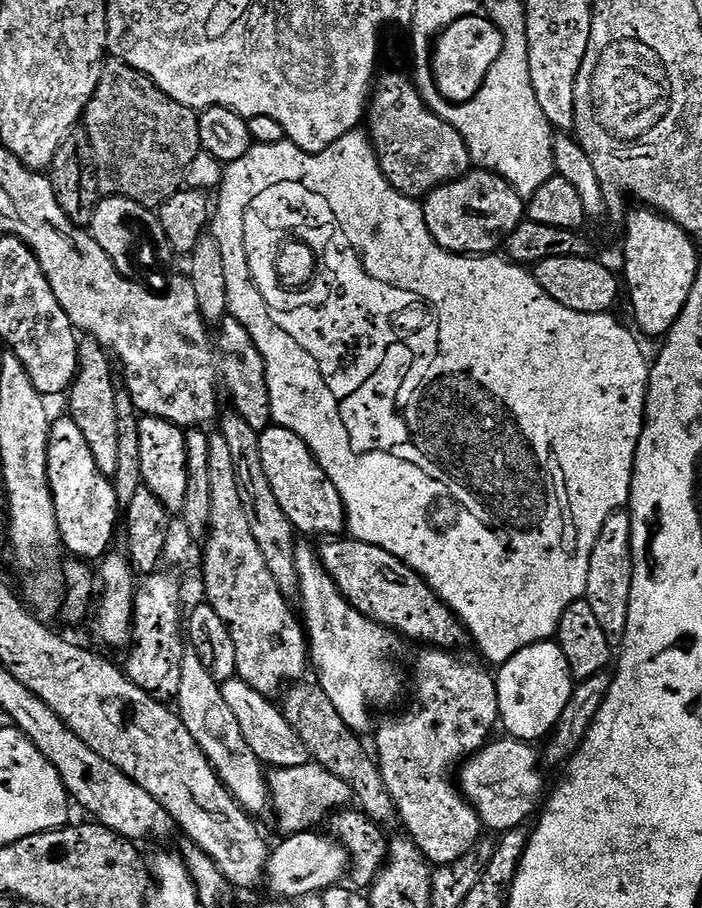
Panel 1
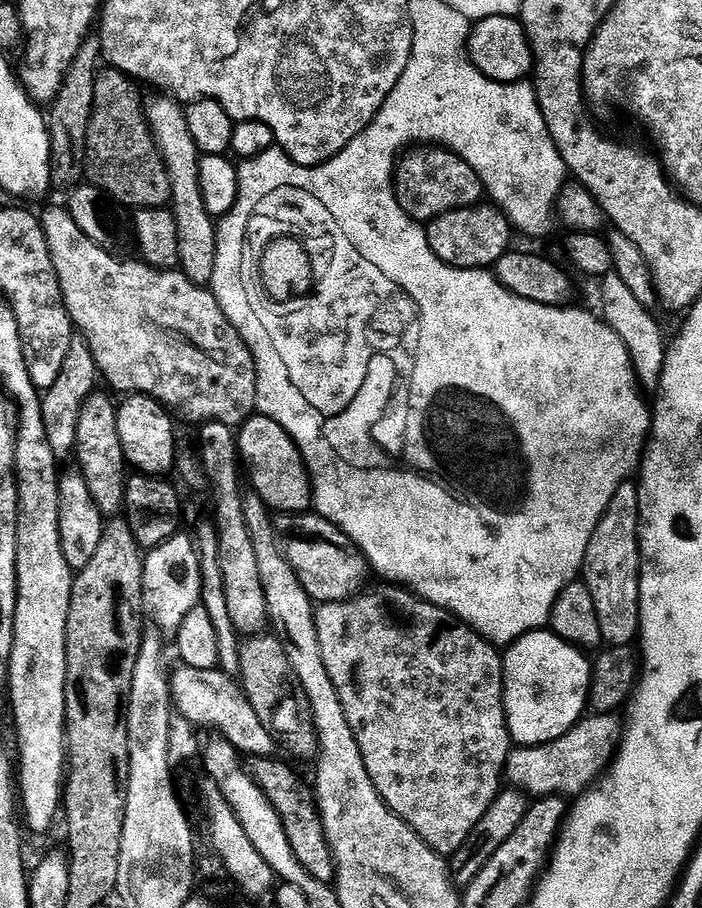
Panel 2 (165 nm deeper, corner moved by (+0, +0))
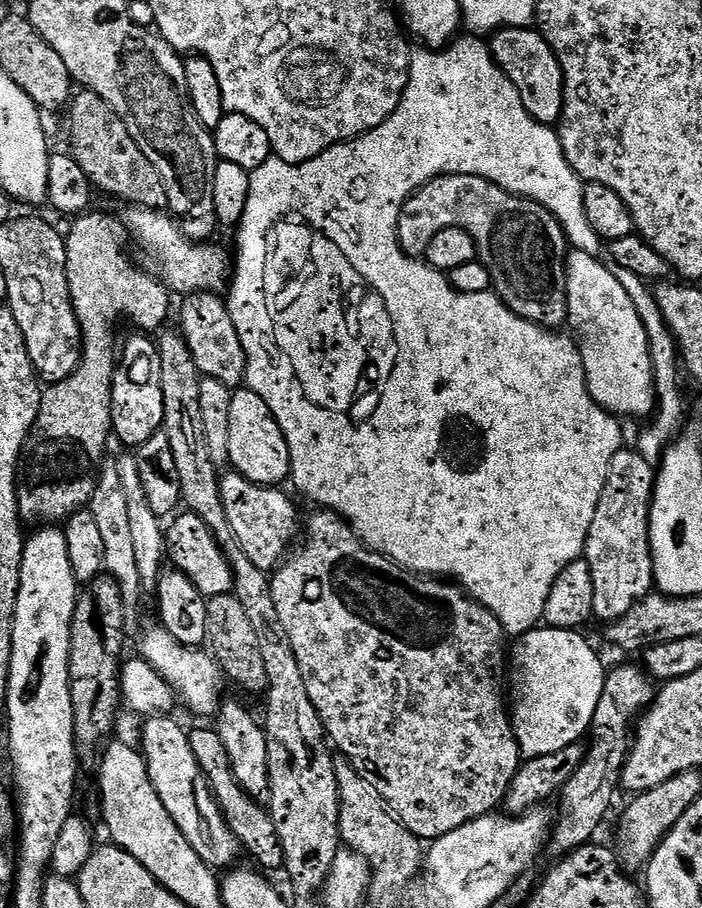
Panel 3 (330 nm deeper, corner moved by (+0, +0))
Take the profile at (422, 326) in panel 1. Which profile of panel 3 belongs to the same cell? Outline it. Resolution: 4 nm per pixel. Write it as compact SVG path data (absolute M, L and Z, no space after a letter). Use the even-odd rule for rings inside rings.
M460 34L456 39L448 45L447 48L433 50L423 46L417 47L412 53L412 65L408 71L408 85L402 94L402 98L398 102L398 106L394 110L394 114L390 118L386 118L386 122L382 122L382 126L378 126L374 130L370 130L365 136L358 136L354 140L347 141L342 144L335 144L332 148L328 148L321 156L314 157L313 160L308 160L304 164L287 164L285 160L279 158L268 159L264 165L258 166L250 172L248 181L250 182L250 194L246 202L246 210L244 216L240 219L238 225L238 234L234 238L234 248L250 248L248 238L250 234L256 234L256 230L264 230L270 222L280 222L278 230L282 230L284 238L280 238L280 248L292 248L292 260L294 262L282 262L280 264L280 272L286 272L288 264L290 264L290 272L296 276L290 278L280 278L280 282L276 282L274 286L278 290L280 284L308 284L308 282L316 282L318 284L318 296L312 298L322 298L324 302L328 302L324 306L324 320L322 322L298 322L298 318L290 320L290 318L282 318L282 322L270 322L266 330L256 330L256 322L246 322L246 318L236 316L232 321L238 332L238 338L242 342L242 350L244 351L244 374L246 377L247 387L253 392L258 393L266 402L266 406L270 406L272 416L278 422L278 426L282 430L282 434L288 443L290 454L290 466L292 467L291 483L296 483L296 488L308 500L313 500L316 506L329 512L335 512L344 520L348 521L349 526L354 529L356 535L364 541L365 548L371 548L374 552L380 552L387 560L394 561L401 568L408 569L409 572L423 574L429 578L451 578L459 587L463 588L473 600L484 608L488 608L496 617L498 622L503 626L505 633L509 637L519 638L525 632L531 632L544 619L544 611L546 610L546 598L550 598L550 590L554 586L554 582L558 578L558 574L562 574L562 570L566 570L566 566L570 566L570 562L581 559L586 546L586 538L590 534L590 522L594 522L594 510L598 510L598 502L602 498L602 490L606 486L606 474L610 474L610 462L614 459L614 454L618 454L620 449L625 447L624 432L620 429L621 421L617 417L611 415L604 408L600 408L594 402L594 398L590 398L588 387L586 386L586 374L582 366L582 358L580 351L576 349L576 342L571 335L561 334L556 330L547 328L539 328L534 322L523 320L518 314L514 314L505 306L503 300L496 295L495 291L489 290L479 292L478 294L462 294L458 289L452 286L452 281L445 273L432 267L431 264L420 258L407 256L400 248L398 242L398 218L402 206L408 203L412 195L417 192L424 184L430 183L434 178L439 176L481 176L486 178L492 184L497 184L502 190L506 190L512 196L521 196L527 200L536 200L550 214L554 214L554 218L559 220L563 228L584 228L584 232L594 232L594 226L590 226L589 220L586 219L586 206L584 205L584 185L585 181L580 179L578 173L570 166L570 162L566 162L566 154L560 145L560 138L555 127L547 124L540 124L528 113L528 106L525 97L514 86L514 82L510 82L510 78L506 78L506 74L496 65L496 60L492 57L492 49L487 43L484 44L479 35L476 34ZM310 242L320 244L318 248L296 248L296 246L310 246Z

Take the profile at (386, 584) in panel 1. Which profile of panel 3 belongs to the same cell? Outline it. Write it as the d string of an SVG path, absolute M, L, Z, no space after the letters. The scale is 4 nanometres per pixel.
M228 470L228 473L220 476L220 501L226 514L226 522L230 524L230 530L234 532L242 554L246 554L246 558L250 558L250 562L254 562L258 570L266 573L280 567L290 549L297 543L296 535L299 532L301 535L302 532L302 516L300 520L295 502L280 491L284 490L250 482L235 470Z

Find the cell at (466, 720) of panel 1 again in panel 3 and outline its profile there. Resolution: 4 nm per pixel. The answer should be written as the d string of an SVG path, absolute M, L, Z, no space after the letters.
M316 510L316 513L314 513L309 520L307 517L306 536L307 532L308 544L302 545L303 543L301 543L299 547L297 547L295 551L281 563L280 567L271 573L270 594L274 598L274 610L278 610L278 622L282 626L284 636L290 642L290 646L294 652L294 658L297 659L298 670L302 670L302 682L306 682L306 694L310 694L310 702L314 702L314 710L320 715L320 721L324 723L324 731L330 737L335 751L337 753L340 751L339 755L347 760L349 764L352 764L354 770L358 774L362 774L362 778L366 778L366 782L370 782L370 786L374 786L374 790L378 790L378 794L388 806L388 811L391 812L400 823L405 824L407 828L416 835L417 840L421 842L437 840L446 834L450 834L454 830L458 830L458 826L466 826L471 820L478 819L479 816L495 813L497 809L503 805L504 795L508 792L510 782L516 777L516 772L519 770L522 763L520 747L516 741L516 732L512 729L510 708L506 703L506 700L504 704L504 692L506 696L506 652L504 656L504 640L506 641L506 633L503 626L498 622L496 615L488 608L482 607L477 600L473 600L463 588L457 586L455 583L445 582L440 578L429 578L423 574L409 572L408 569L401 568L399 564L395 564L394 561L387 560L380 552L374 552L371 548L365 548L364 541L356 535L354 529L349 526L348 521L337 516L335 512Z

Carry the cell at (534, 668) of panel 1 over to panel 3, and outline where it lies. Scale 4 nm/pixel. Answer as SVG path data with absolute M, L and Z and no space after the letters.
M537 626L515 641L516 653L510 656L510 692L516 695L516 701L511 701L510 715L524 760L554 754L554 750L575 744L581 739L580 735L583 732L585 735L592 727L594 710L598 710L598 698L602 698L606 667L600 661L599 654L580 635L579 631L571 628Z

